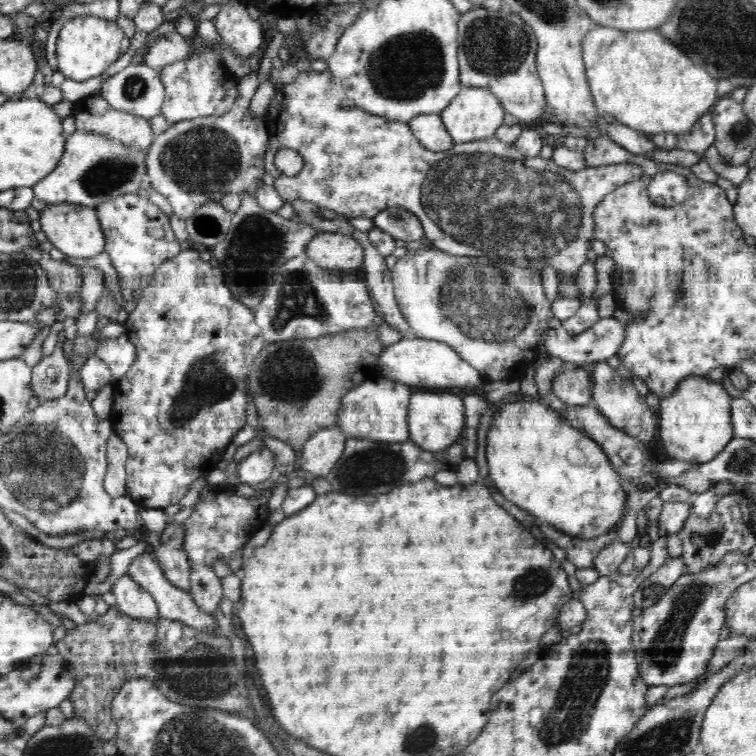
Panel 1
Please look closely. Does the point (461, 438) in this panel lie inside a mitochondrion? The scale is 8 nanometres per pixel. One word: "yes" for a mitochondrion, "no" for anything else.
no

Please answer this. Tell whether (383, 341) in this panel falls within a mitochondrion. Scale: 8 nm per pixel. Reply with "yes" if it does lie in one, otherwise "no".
no

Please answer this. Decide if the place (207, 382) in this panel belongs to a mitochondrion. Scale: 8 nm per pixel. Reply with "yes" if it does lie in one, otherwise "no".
yes

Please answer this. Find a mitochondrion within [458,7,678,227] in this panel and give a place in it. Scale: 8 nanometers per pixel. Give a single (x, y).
(494, 46)

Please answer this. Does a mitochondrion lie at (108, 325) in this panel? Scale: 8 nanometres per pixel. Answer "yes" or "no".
no

